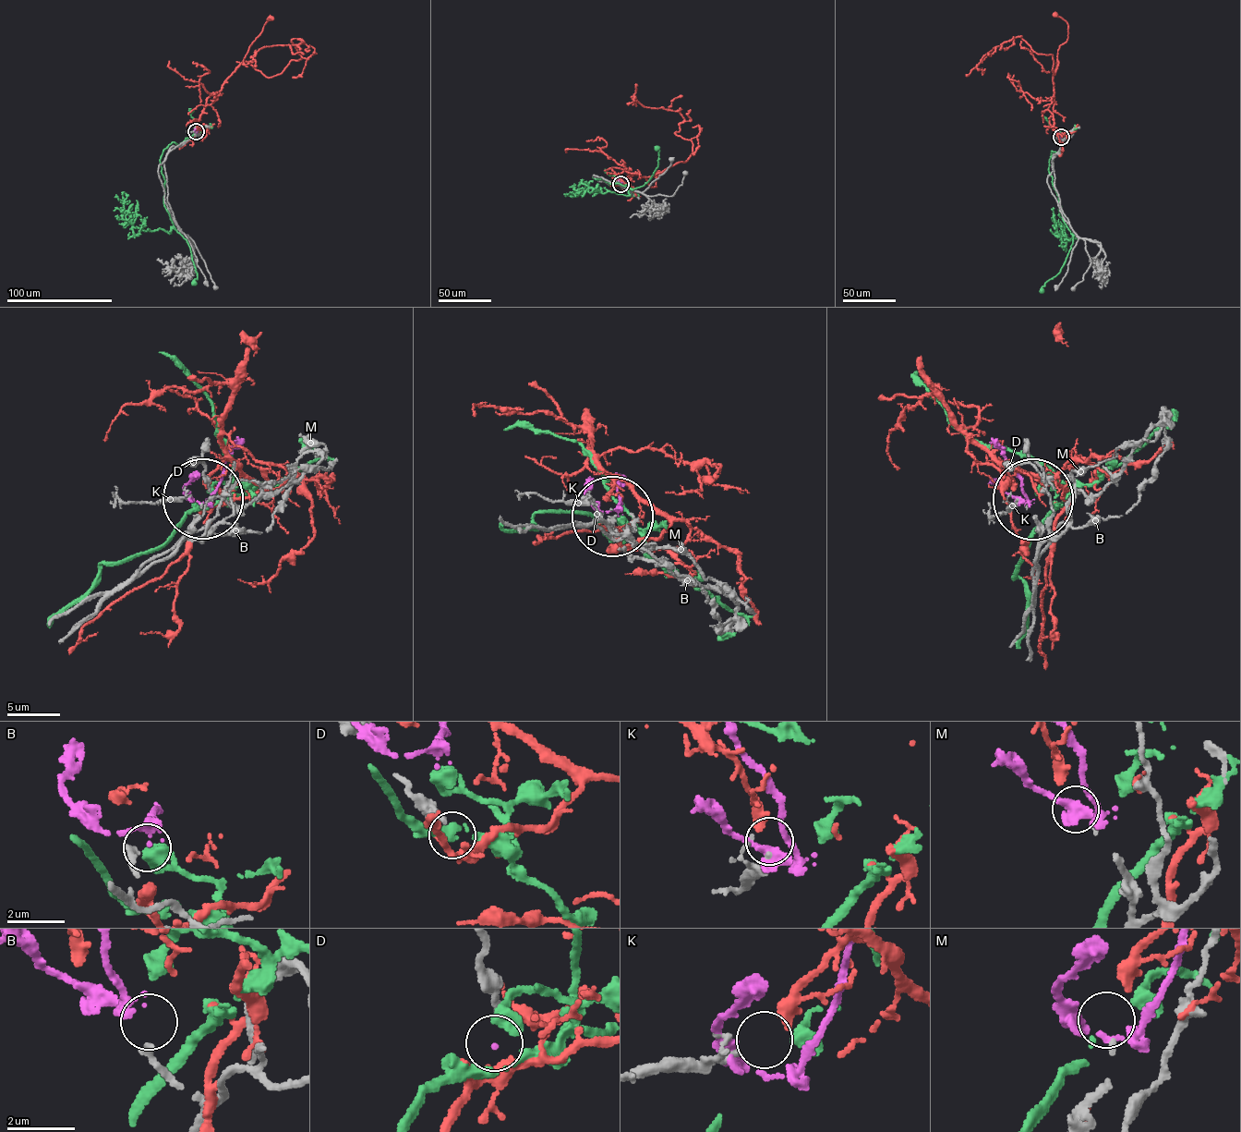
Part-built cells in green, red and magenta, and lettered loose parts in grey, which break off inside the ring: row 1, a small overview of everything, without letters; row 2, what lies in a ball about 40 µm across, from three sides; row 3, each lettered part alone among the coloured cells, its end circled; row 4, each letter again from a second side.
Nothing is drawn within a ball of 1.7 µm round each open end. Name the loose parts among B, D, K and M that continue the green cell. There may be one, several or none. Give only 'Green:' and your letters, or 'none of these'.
Green: D

